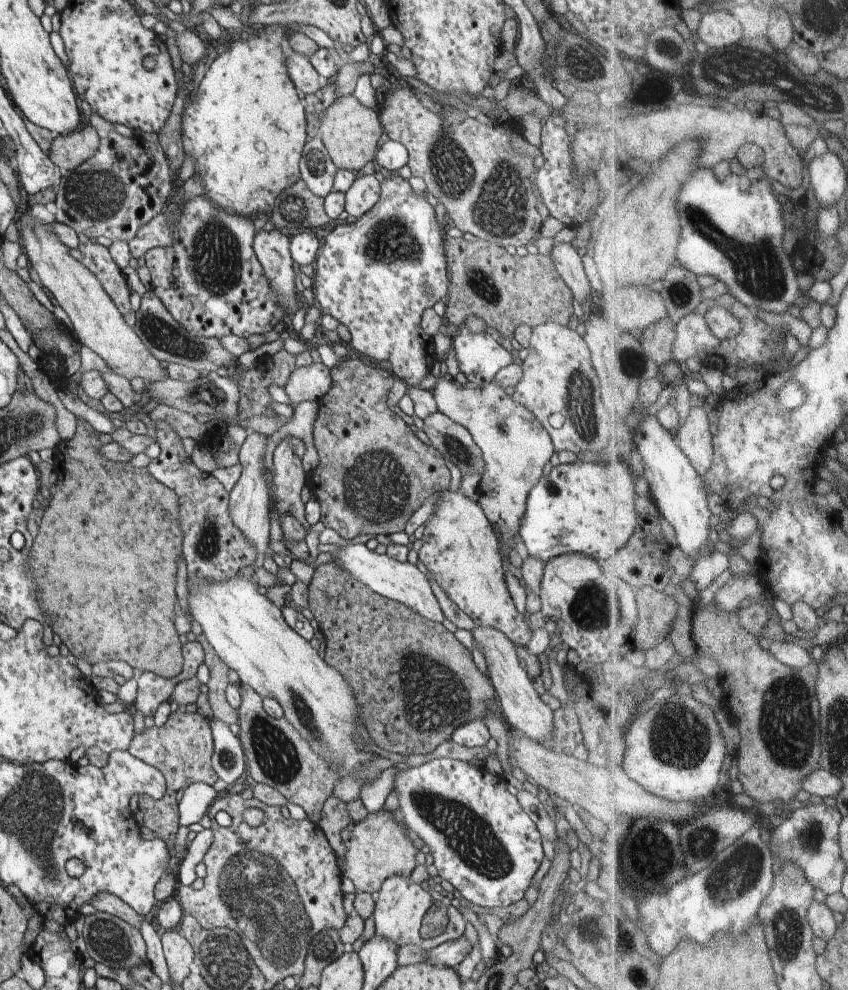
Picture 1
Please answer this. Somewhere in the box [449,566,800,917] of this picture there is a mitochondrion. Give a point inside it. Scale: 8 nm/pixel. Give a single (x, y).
(679, 737)

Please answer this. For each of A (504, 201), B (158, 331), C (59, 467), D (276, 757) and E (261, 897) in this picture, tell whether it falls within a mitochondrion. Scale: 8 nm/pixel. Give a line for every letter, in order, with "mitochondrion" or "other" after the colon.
A: mitochondrion
B: mitochondrion
C: other
D: mitochondrion
E: mitochondrion

